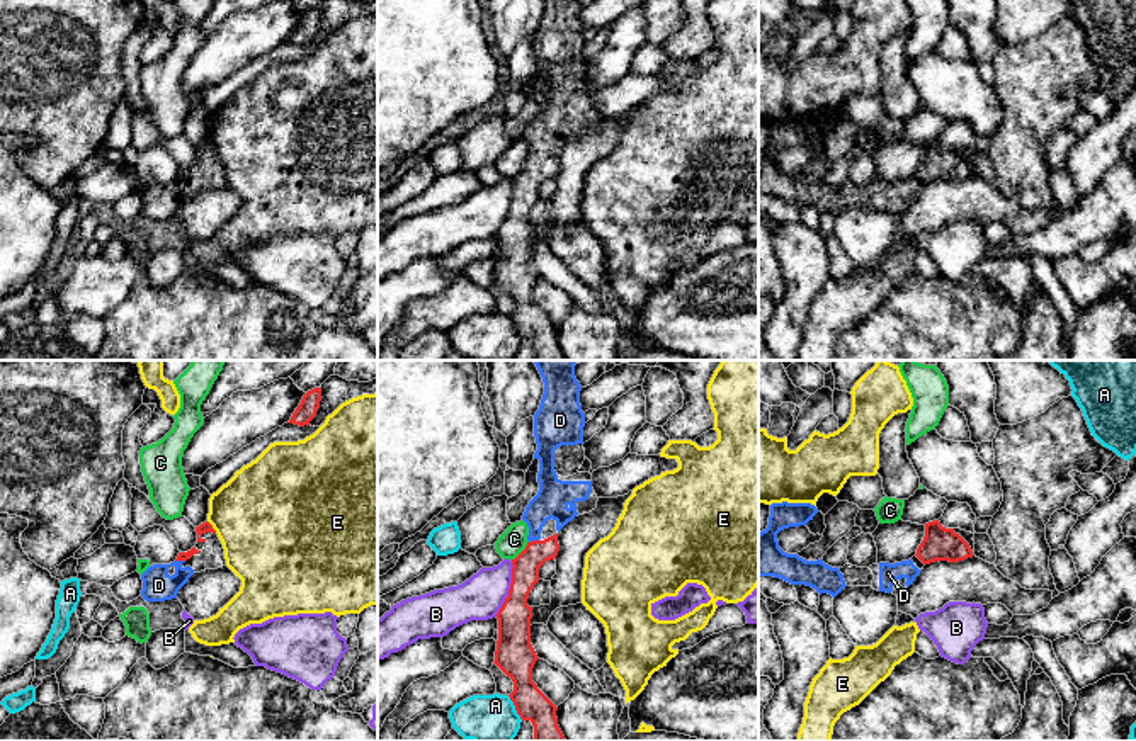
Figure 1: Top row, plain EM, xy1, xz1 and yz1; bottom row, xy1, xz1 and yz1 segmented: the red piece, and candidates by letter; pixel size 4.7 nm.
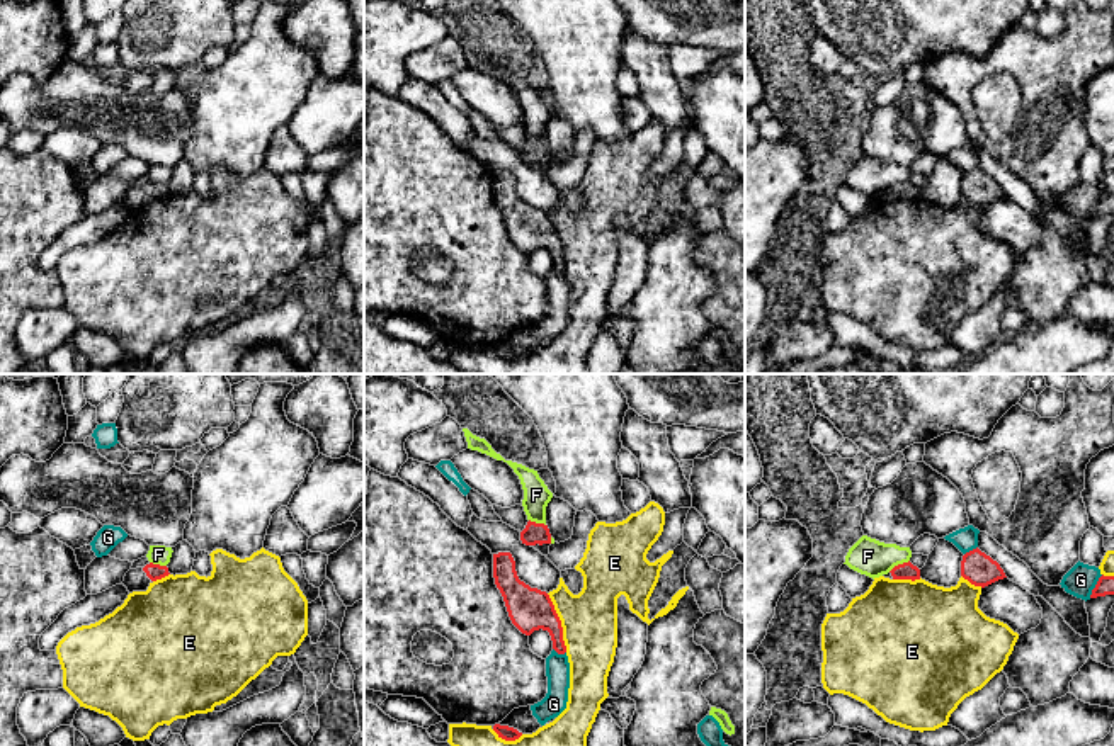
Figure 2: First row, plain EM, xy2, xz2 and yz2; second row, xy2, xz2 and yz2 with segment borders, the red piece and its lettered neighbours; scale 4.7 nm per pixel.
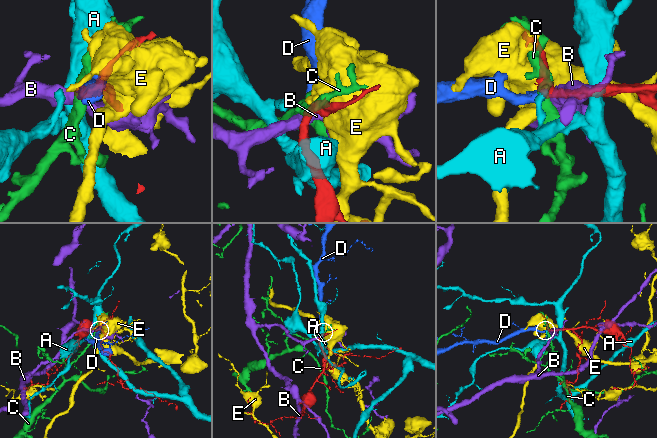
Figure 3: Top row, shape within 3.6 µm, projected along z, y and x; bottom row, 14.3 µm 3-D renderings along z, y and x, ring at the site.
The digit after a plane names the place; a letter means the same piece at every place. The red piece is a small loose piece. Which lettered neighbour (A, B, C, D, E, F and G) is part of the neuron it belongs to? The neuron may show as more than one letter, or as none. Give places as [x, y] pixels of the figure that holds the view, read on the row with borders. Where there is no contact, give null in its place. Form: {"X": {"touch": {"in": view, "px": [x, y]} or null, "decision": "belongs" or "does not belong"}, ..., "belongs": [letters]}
{"A": {"touch": {"in": "xz1", "px": [516, 707]}, "decision": "does not belong"}, "B": {"touch": {"in": "xz1", "px": [511, 588]}, "decision": "does not belong"}, "C": {"touch": {"in": "xz1", "px": [522, 551]}, "decision": "does not belong"}, "D": {"touch": {"in": "xz1", "px": [533, 541]}, "decision": "belongs"}, "E": {"touch": {"in": "xz2", "px": [560, 622]}, "decision": "does not belong"}, "F": {"touch": {"in": "yz2", "px": [898, 565]}, "decision": "does not belong"}, "G": {"touch": {"in": "yz2", "px": [1096, 587]}, "decision": "does not belong"}, "belongs": ["D"]}

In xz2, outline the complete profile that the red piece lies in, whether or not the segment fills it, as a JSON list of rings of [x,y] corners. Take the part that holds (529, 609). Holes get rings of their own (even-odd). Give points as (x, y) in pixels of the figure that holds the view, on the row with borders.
[[[510,552],[493,554],[493,578],[512,624],[526,636],[539,629],[548,630],[553,649],[558,654],[565,654],[561,620],[549,595],[519,579]]]

